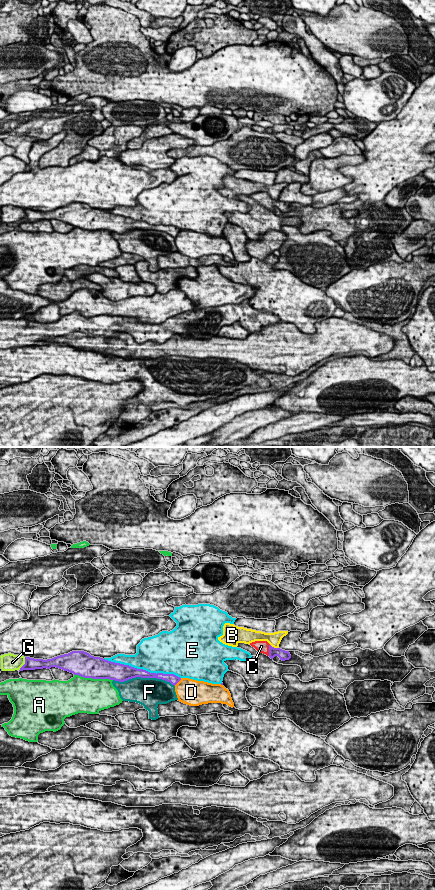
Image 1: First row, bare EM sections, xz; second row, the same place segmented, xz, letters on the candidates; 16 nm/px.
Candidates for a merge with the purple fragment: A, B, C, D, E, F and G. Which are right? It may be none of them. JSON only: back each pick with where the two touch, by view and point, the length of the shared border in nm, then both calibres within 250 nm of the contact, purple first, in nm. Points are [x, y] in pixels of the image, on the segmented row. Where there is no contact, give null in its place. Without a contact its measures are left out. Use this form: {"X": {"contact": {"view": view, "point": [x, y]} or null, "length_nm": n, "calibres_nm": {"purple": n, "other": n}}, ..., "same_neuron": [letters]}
{"C": {"contact": {"view": "xz", "point": [269, 650]}, "length_nm": 190, "calibres_nm": {"purple": 160, "other": 190}}, "same_neuron": ["C"]}

